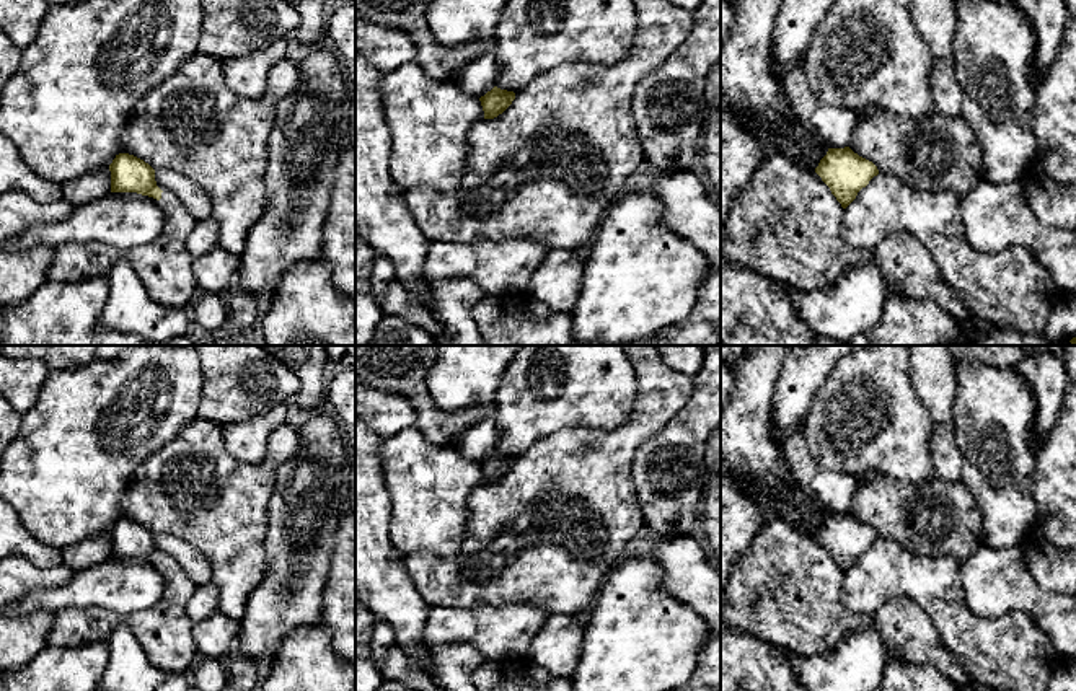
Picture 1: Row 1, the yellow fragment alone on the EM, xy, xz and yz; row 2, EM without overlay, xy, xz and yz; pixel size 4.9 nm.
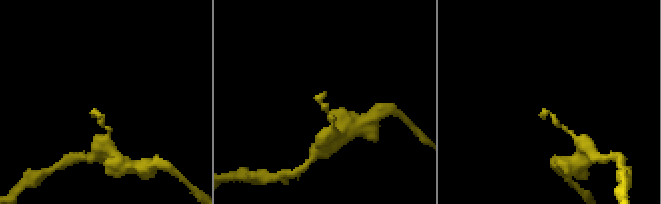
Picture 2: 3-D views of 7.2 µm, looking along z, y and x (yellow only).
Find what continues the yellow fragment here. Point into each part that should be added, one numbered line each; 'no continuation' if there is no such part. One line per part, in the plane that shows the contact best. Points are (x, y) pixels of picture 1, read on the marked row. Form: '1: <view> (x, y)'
no continuation

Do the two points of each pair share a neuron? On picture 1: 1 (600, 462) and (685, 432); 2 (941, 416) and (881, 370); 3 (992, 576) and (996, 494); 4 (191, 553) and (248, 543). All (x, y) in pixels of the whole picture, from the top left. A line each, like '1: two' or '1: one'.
1: two
2: two
3: two
4: two

